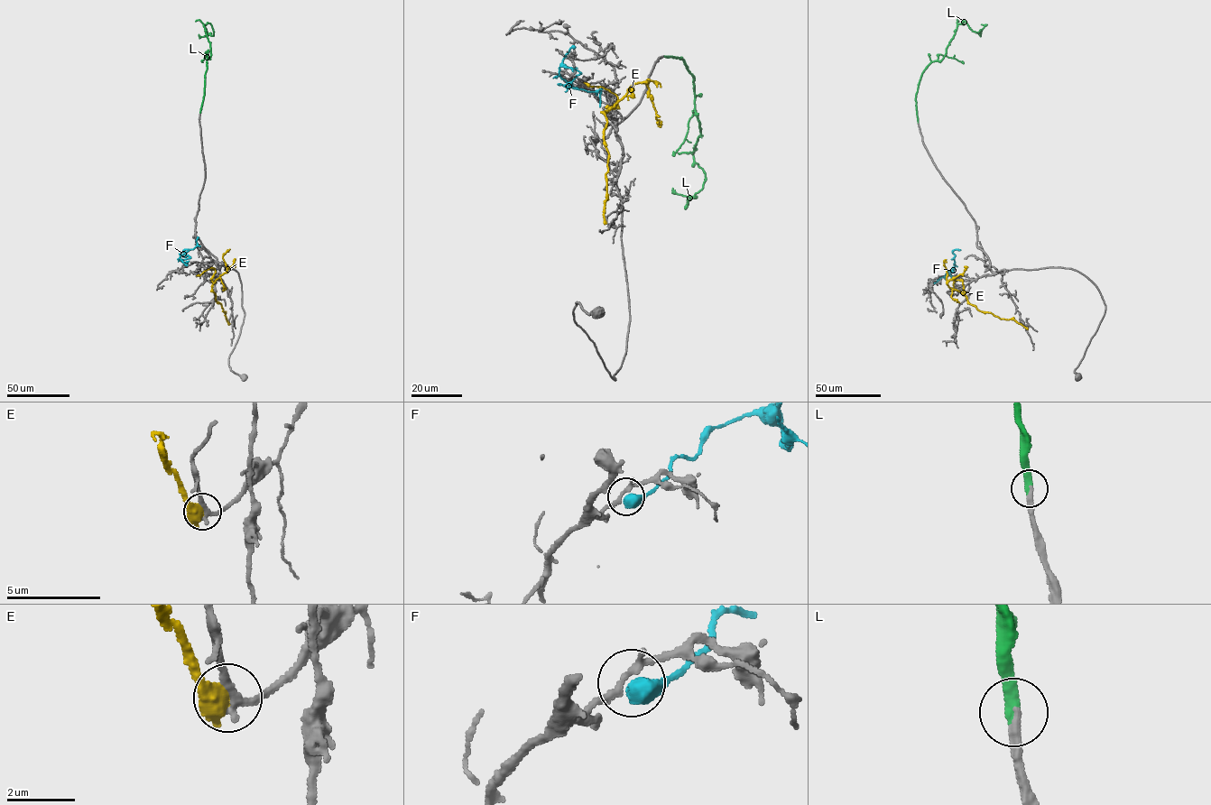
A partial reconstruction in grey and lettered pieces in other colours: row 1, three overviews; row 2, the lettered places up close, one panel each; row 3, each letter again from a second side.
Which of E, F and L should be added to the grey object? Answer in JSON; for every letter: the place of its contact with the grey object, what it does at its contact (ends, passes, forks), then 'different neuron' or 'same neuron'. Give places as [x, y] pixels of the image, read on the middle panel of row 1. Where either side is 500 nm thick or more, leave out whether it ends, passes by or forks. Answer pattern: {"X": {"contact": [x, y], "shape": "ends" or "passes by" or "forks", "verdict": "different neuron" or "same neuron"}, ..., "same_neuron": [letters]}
{"E": {"contact": [605, 222], "verdict": "different neuron"}, "F": {"contact": [573, 46], "verdict": "different neuron"}, "L": {"contact": [664, 56], "shape": "ends", "verdict": "same neuron"}, "same_neuron": ["L"]}

